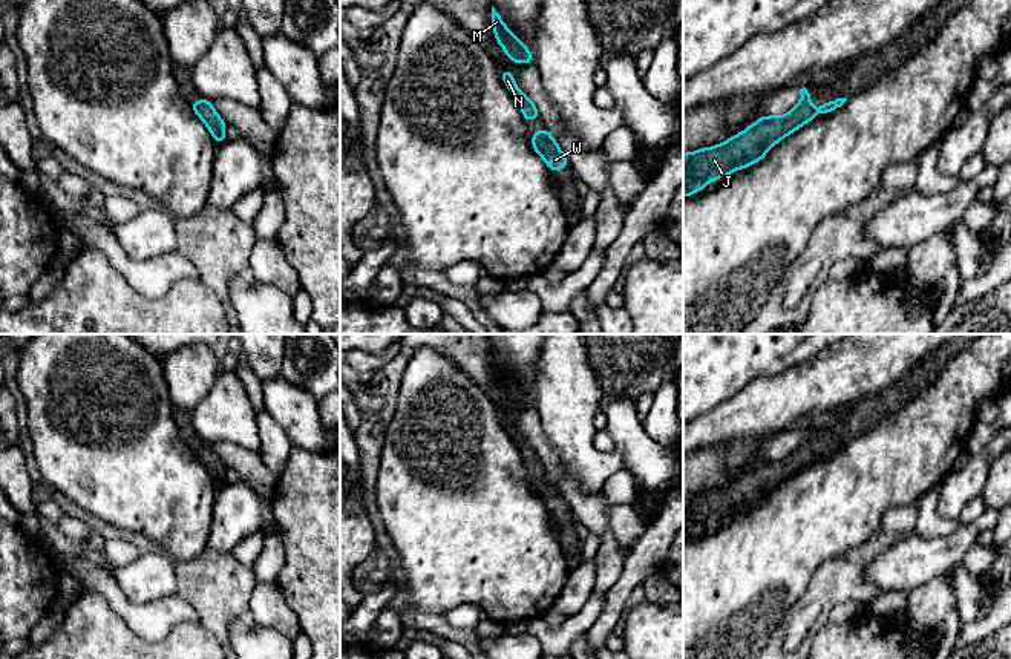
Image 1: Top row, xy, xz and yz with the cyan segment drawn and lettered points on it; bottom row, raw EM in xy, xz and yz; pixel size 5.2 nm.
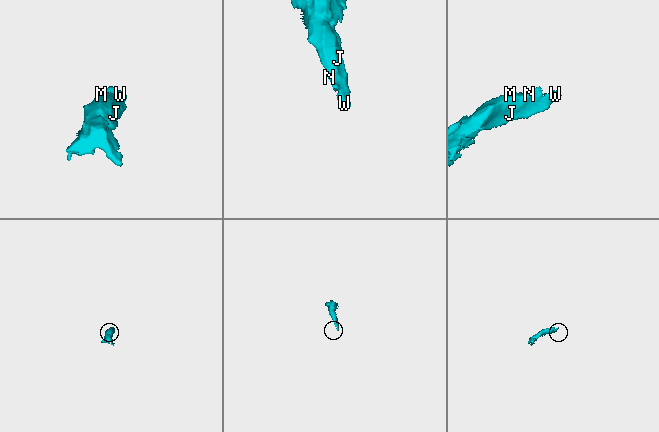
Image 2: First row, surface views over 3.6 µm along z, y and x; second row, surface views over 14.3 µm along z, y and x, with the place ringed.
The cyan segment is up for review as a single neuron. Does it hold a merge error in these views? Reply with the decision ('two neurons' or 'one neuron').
one neuron

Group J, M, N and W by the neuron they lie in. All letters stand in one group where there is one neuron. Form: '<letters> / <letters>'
J M N W

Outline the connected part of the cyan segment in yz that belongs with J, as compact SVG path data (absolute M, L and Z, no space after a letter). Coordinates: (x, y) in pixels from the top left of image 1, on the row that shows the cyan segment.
M806 87L800 89L800 95L803 100L786 115L763 115L752 126L720 146L683 153L683 162L688 167L683 172L683 198L705 190L709 181L720 179L761 161L769 149L784 136L793 133L815 116L833 112L847 101L847 98L823 101L821 110L815 112L812 109L812 97Z

